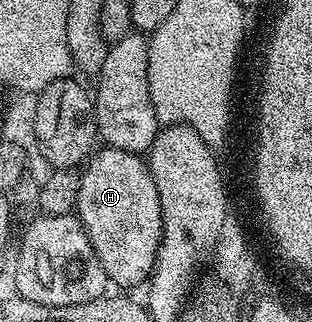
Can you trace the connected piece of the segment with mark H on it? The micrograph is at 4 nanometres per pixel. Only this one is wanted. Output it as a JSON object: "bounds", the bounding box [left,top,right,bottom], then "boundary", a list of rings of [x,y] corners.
{"bounds":[75,147,163,286],"boundary":[[[103,147],[86,162],[85,168],[87,170],[83,169],[79,178],[79,198],[75,209],[83,229],[89,235],[89,243],[112,286],[142,286],[151,276],[155,255],[159,250],[159,240],[163,237],[161,199],[157,195],[157,183],[153,183],[151,166],[140,154]]]}

